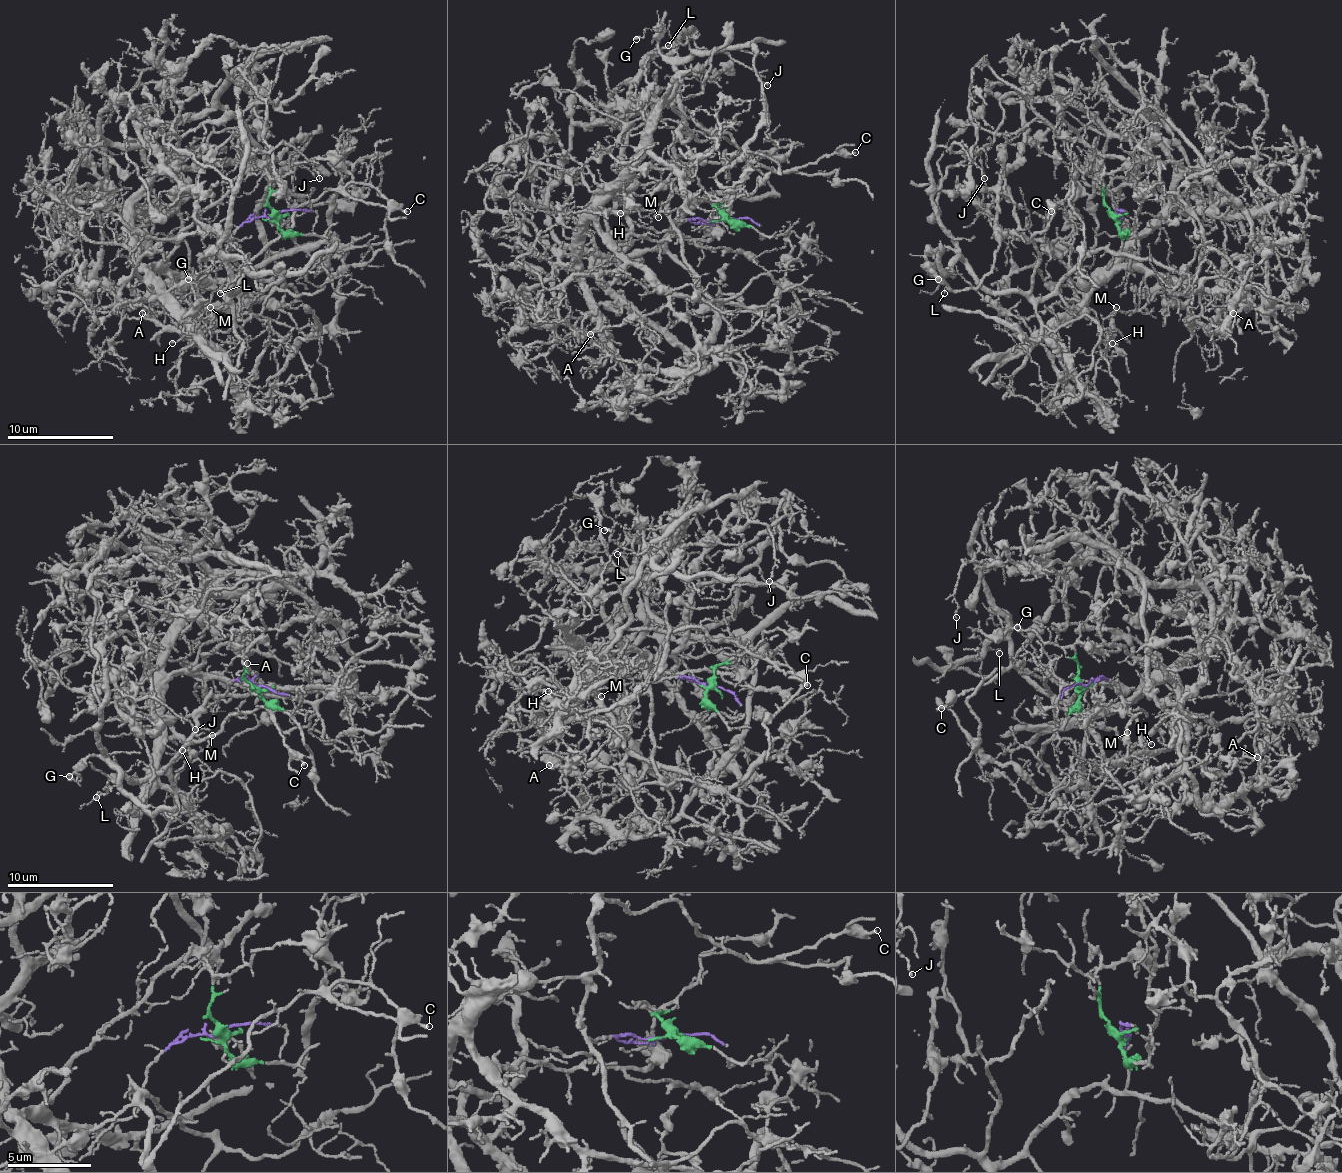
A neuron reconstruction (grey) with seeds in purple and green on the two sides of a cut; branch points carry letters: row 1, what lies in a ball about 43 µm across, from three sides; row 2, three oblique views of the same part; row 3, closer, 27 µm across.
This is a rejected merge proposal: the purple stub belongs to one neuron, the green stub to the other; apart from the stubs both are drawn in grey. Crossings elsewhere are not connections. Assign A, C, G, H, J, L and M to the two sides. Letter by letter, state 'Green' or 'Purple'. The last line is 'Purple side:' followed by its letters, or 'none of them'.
A: Green
C: Purple
G: Purple
H: Purple
J: Purple
L: Purple
M: Purple
Purple side: C, G, H, J, L, M

